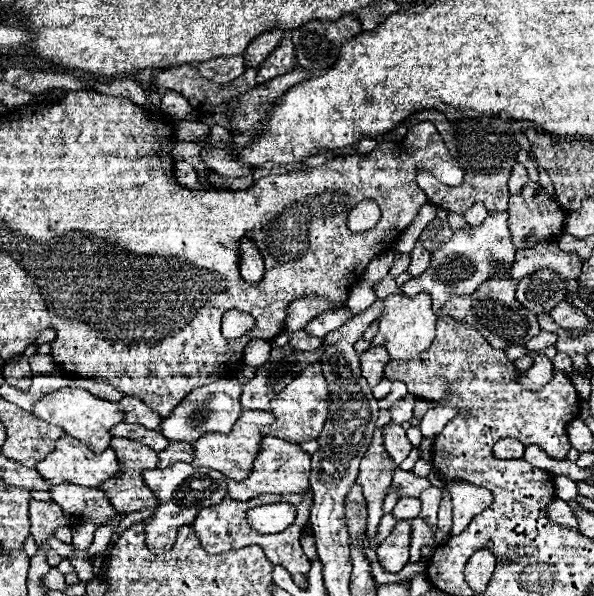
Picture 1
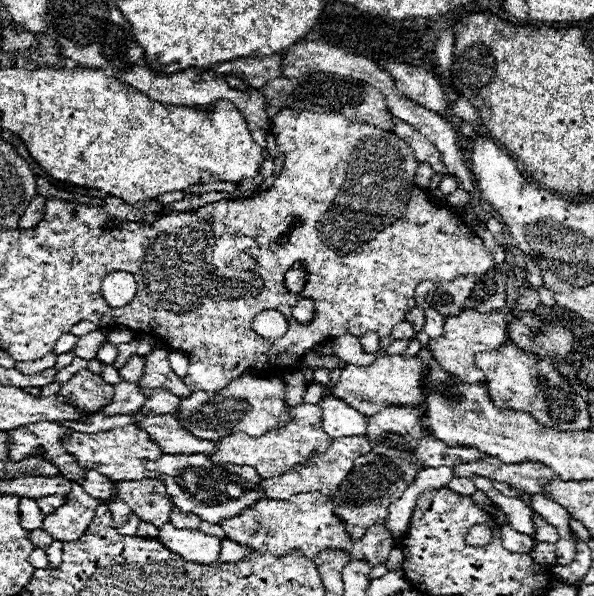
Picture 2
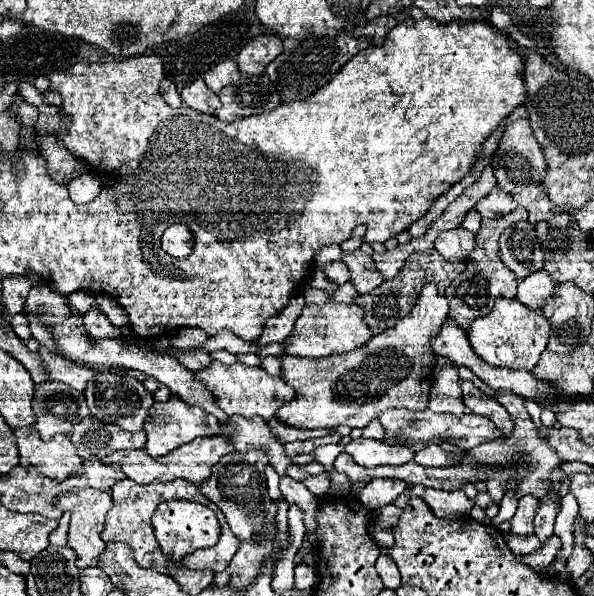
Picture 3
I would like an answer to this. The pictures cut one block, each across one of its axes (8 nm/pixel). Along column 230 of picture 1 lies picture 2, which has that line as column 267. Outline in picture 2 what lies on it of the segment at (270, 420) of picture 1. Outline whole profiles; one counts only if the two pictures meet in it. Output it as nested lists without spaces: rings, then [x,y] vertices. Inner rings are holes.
[[[298,404],[296,408],[290,408],[290,422],[266,432],[264,436],[252,438],[248,434],[234,432],[230,436],[224,436],[216,440],[216,448],[212,454],[208,454],[218,464],[234,464],[234,466],[252,466],[262,480],[280,476],[292,466],[304,464],[308,460],[308,454],[312,452],[324,452],[324,448],[330,444],[330,436],[322,430],[322,410],[318,404]]]

